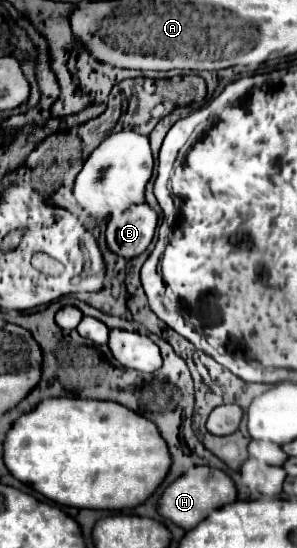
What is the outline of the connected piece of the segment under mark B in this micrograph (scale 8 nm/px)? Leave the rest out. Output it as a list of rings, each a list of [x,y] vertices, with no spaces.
[[[148,203],[130,205],[126,211],[110,217],[106,227],[108,247],[126,259],[132,259],[150,245],[156,225],[158,213]]]

